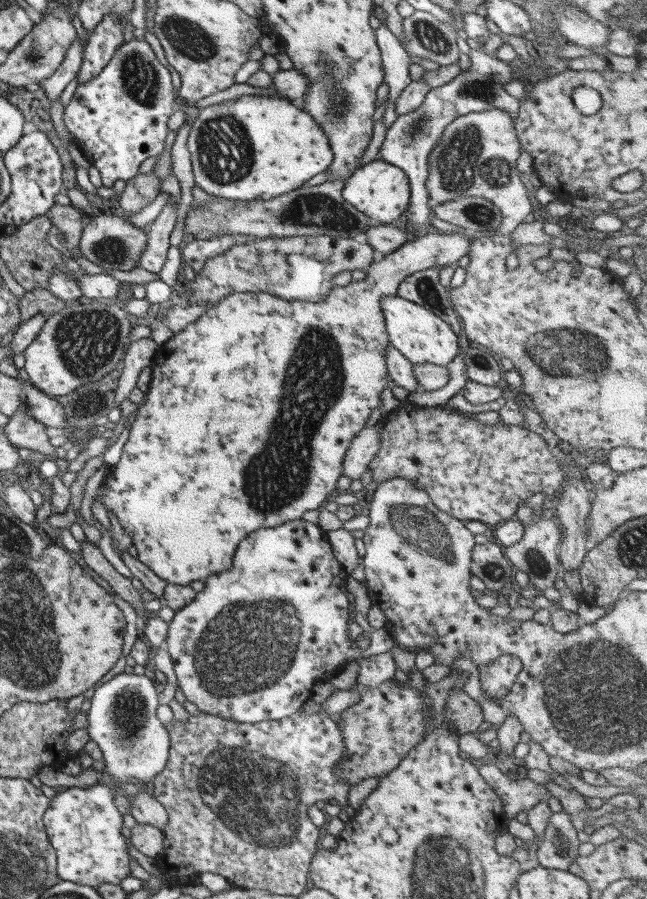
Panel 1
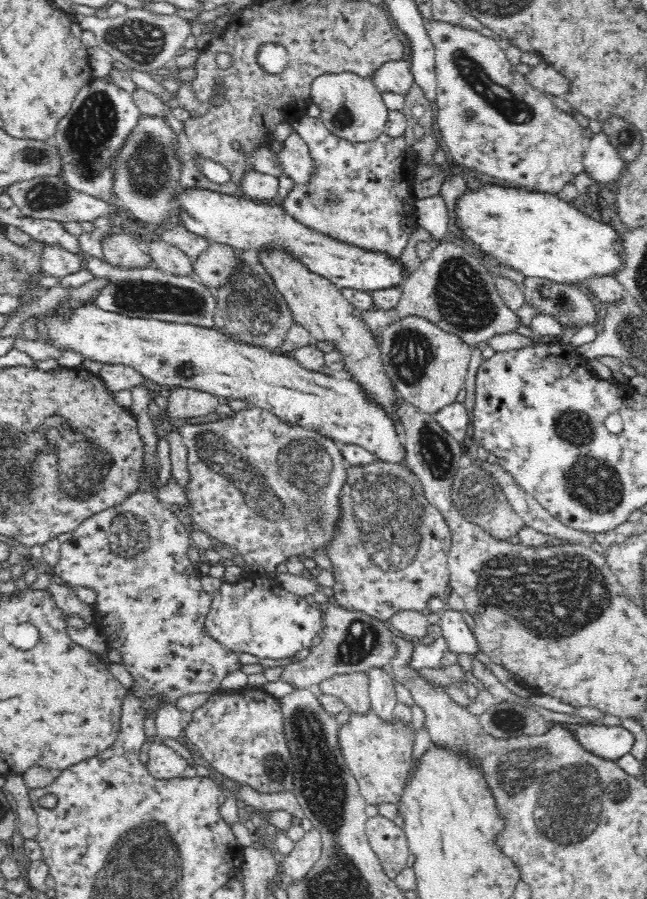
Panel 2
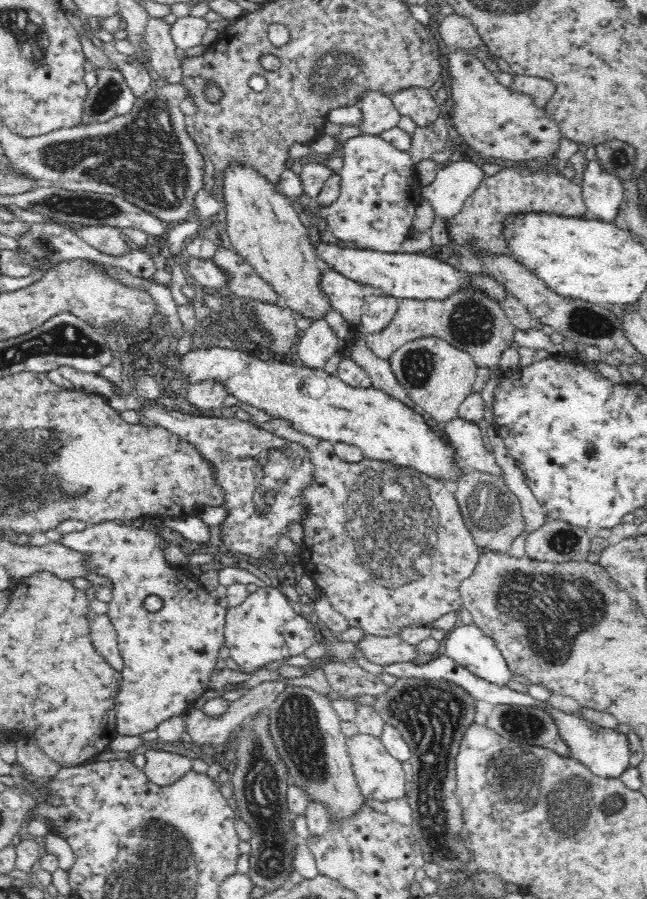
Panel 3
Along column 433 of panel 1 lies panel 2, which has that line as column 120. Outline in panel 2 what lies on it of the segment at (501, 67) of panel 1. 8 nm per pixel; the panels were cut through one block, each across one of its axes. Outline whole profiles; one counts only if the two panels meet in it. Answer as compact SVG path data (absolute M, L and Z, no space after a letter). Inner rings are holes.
M93 78L84 85L72 104L70 112L58 122L54 136L48 141L60 149L67 184L76 191L96 196L105 202L116 202L110 160L115 150L122 146L131 128L140 116L138 105L131 94L103 78Z

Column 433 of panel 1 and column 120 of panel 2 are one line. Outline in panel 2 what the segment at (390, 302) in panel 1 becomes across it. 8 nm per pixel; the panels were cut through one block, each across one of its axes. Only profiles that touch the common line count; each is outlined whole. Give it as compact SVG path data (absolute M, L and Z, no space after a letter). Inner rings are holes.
M90 302L84 306L75 305L70 317L40 320L38 331L46 339L46 343L56 345L60 352L72 349L90 360L131 366L147 379L164 384L163 386L190 388L229 400L246 401L249 406L269 410L283 421L318 432L336 444L360 446L377 456L380 461L404 464L407 458L401 430L394 417L378 401L372 401L356 380L338 379L322 373L321 370L304 368L295 358L284 356L279 351L272 352L238 340L232 341L228 334L216 328L192 326L190 323L160 322L152 318L126 317L104 311Z

